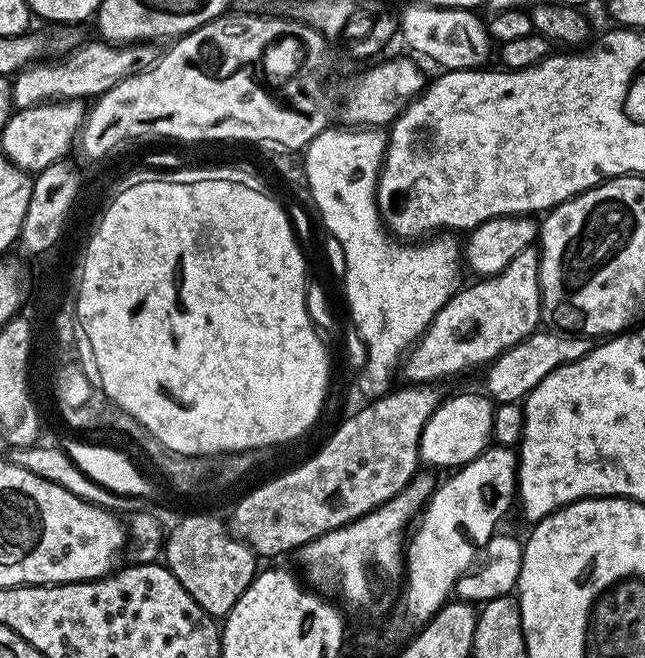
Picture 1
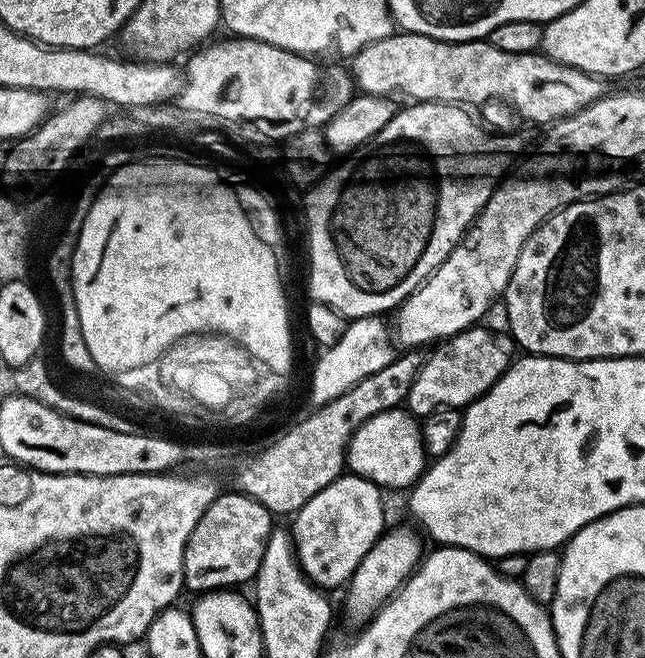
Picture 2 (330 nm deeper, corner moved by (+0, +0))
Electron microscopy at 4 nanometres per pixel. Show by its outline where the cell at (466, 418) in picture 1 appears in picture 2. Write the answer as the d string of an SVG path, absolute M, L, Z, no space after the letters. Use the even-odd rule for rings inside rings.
M403 407L391 408L382 414L374 414L350 438L346 468L351 475L361 476L381 490L387 488L411 489L424 475L430 457L424 450L420 420Z

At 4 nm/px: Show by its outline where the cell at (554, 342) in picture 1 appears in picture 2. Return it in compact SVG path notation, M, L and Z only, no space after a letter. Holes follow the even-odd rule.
M473 326L457 336L437 343L429 356L423 357L418 374L408 391L407 411L417 418L428 416L436 408L465 409L482 394L496 385L498 378L514 359L514 341L511 335L495 336L485 326Z

